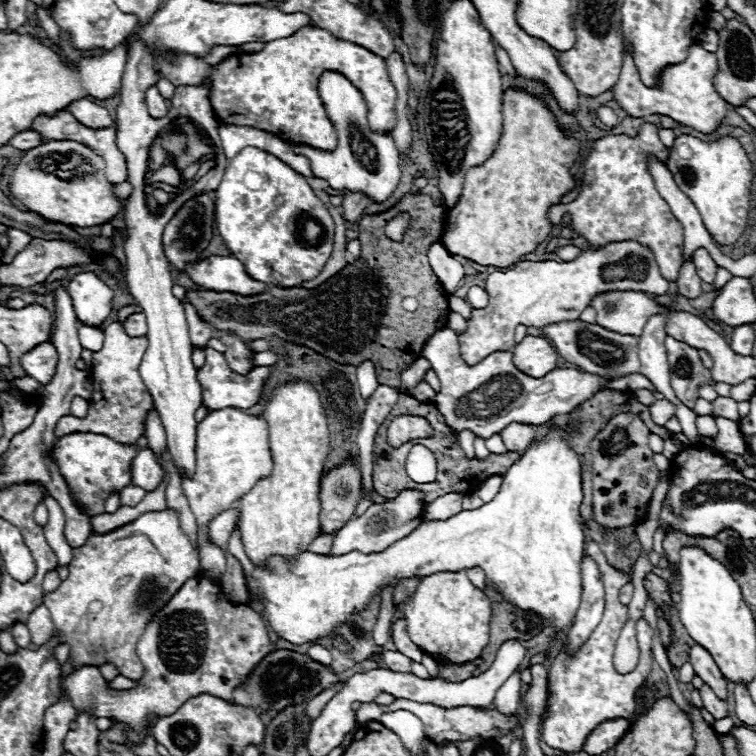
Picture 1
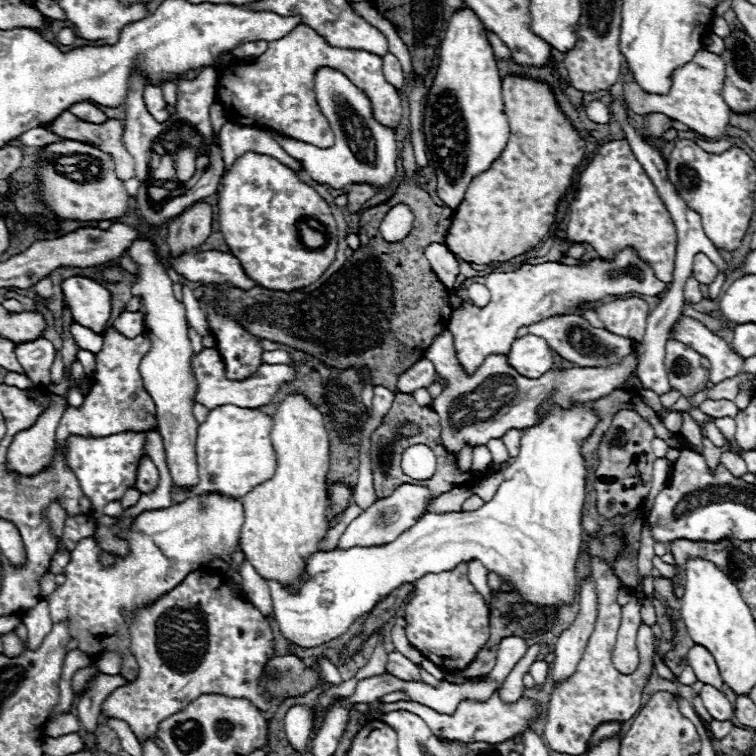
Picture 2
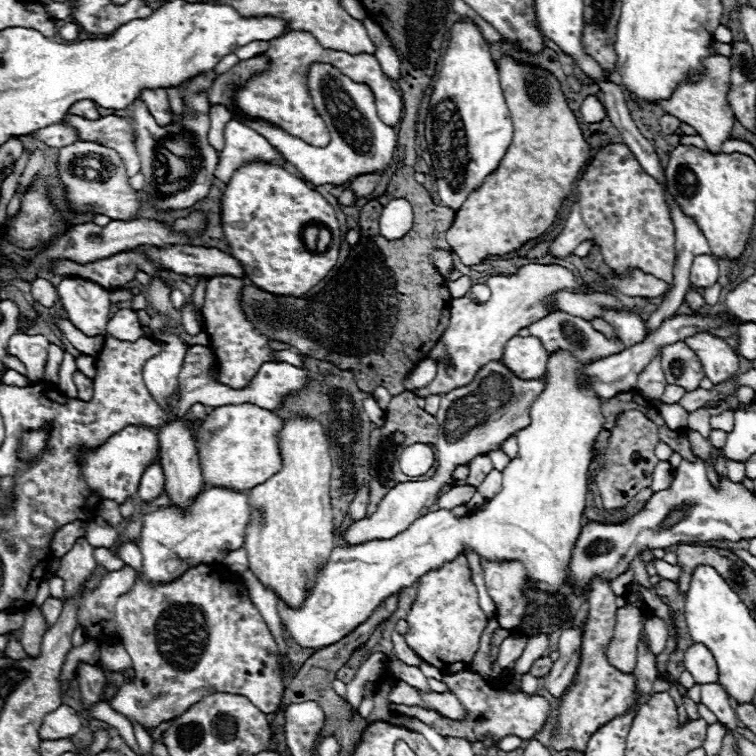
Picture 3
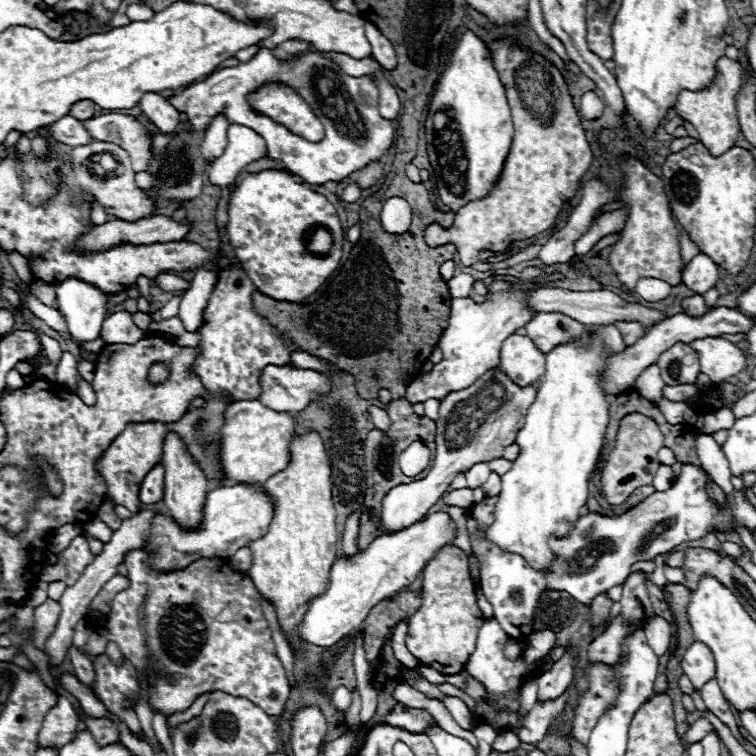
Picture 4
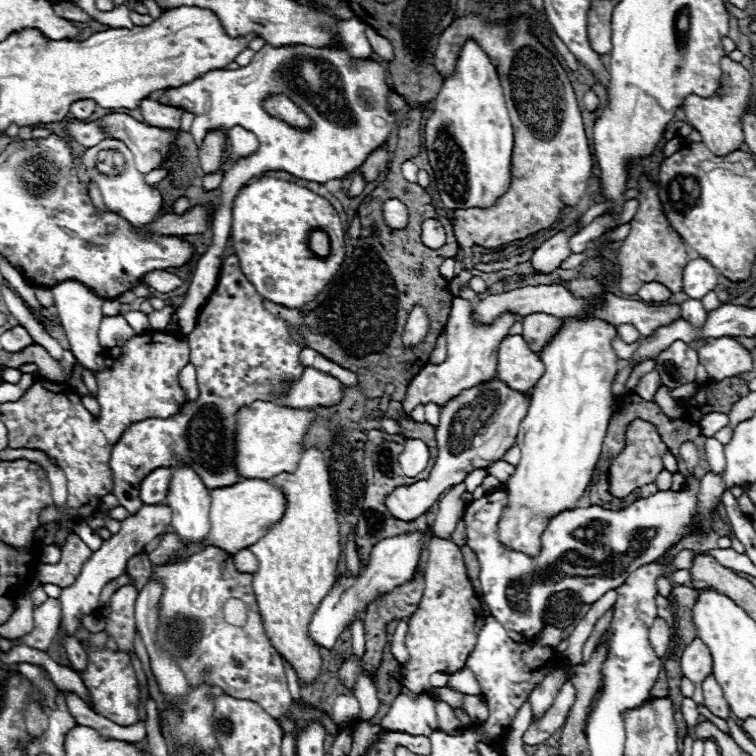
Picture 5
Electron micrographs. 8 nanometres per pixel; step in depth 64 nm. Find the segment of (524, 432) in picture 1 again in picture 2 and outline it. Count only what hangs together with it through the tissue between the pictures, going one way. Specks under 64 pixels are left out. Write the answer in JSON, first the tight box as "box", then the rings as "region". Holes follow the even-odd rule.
{"box":[502,428,524,458],"region":[[[512,428],[508,430],[504,436],[502,436],[502,442],[504,446],[508,448],[508,454],[514,458],[518,452],[520,452],[520,438],[522,438],[524,430],[518,430],[518,428]]]}

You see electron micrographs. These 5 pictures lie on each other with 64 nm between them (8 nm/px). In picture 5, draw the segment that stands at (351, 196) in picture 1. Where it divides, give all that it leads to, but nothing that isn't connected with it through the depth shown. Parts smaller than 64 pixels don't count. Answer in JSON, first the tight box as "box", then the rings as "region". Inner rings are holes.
{"box":[352,146,390,182],"region":[[[382,146],[376,152],[372,152],[366,158],[366,162],[356,172],[352,172],[352,176],[354,174],[362,174],[366,182],[372,182],[372,180],[376,180],[382,174],[382,170],[388,168],[388,162],[390,162],[390,154],[386,152],[386,146]]]}

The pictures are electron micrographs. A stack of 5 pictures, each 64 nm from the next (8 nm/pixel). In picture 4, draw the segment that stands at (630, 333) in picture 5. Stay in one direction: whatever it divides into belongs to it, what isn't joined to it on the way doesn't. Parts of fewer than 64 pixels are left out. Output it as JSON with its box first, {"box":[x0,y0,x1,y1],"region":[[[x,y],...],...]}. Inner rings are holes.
{"box":[614,320,646,346],"region":[[[618,320],[614,326],[620,330],[620,334],[622,334],[622,338],[624,338],[624,344],[626,344],[626,346],[632,346],[636,340],[640,340],[640,336],[644,336],[644,334],[646,334],[646,330],[642,328],[642,324],[636,324],[634,320],[632,320],[632,322]]]}

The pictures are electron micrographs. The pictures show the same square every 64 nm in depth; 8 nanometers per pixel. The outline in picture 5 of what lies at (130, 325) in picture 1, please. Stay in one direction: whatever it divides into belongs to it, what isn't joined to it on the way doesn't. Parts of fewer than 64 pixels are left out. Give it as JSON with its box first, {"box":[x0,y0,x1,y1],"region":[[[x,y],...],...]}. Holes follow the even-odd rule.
{"box":[98,314,138,348],"region":[[[122,314],[118,316],[106,316],[98,328],[98,340],[104,348],[114,348],[120,344],[126,344],[130,338],[138,336],[132,326],[126,322]]]}

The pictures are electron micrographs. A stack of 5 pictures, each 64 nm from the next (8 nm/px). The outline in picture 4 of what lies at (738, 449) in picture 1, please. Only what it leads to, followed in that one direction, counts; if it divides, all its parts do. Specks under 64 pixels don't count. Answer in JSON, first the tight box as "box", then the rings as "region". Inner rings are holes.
{"box":[704,408,734,434],"region":[[[720,408],[716,412],[706,414],[704,432],[706,434],[712,434],[712,432],[718,432],[718,430],[728,430],[728,428],[732,428],[732,424],[734,424],[732,410],[730,408]]]}

